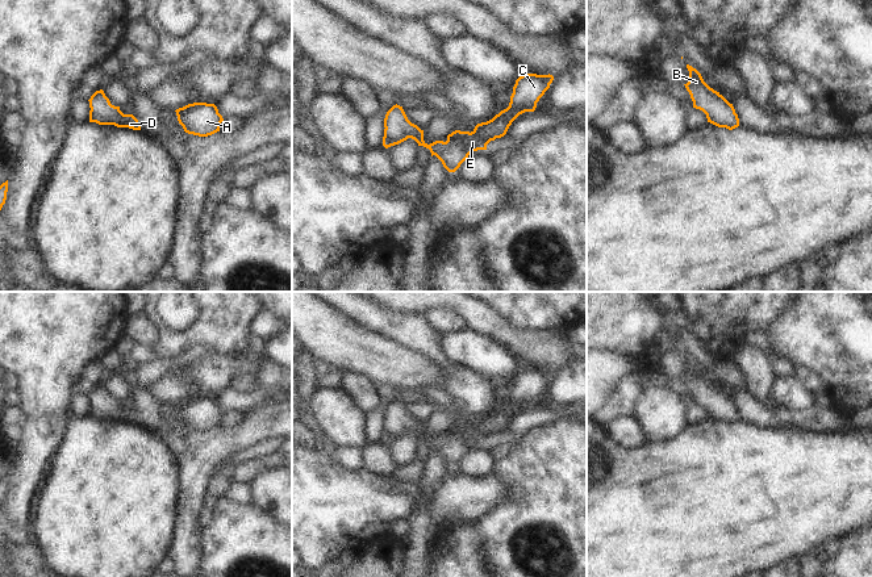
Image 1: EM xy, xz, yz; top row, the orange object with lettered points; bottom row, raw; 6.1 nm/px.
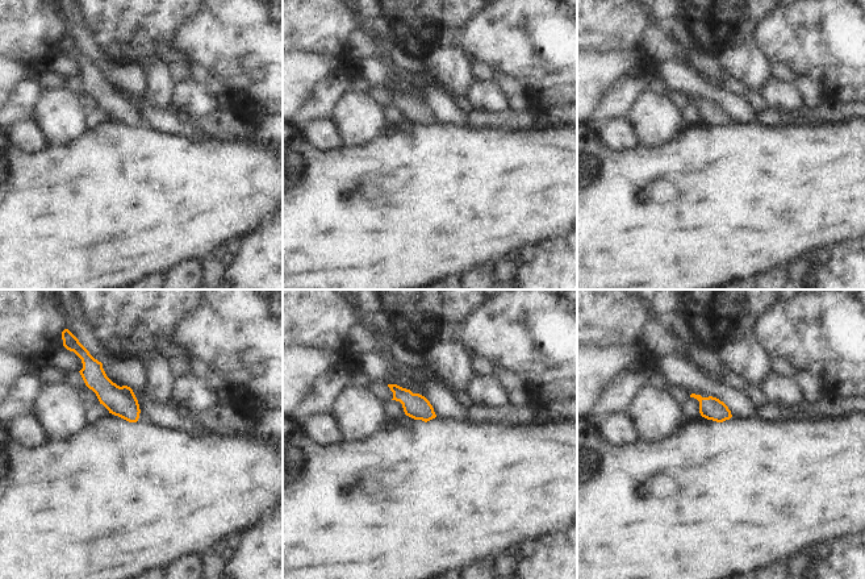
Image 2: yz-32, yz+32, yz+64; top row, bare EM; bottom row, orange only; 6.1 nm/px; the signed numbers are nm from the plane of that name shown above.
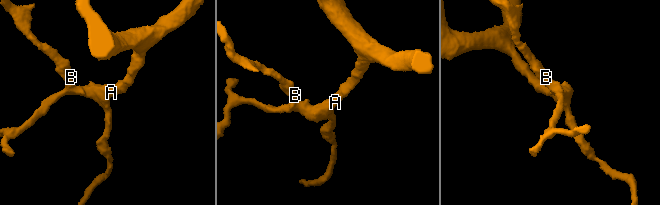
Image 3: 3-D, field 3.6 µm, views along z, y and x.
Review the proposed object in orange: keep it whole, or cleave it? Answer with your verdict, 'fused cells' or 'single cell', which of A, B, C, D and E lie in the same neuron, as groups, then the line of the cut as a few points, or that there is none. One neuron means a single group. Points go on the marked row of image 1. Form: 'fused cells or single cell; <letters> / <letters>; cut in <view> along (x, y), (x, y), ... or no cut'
single cell; A B C D E; no cut

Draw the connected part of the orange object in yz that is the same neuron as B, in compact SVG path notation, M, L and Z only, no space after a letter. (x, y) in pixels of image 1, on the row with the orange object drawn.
M687 64L689 81L685 85L693 101L693 108L706 114L708 122L733 130L739 126L739 118L733 104L730 104L719 92L710 88L701 74Z

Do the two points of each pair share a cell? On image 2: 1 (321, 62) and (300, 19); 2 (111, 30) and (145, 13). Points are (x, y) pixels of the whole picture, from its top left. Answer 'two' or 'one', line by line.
1: two
2: one

